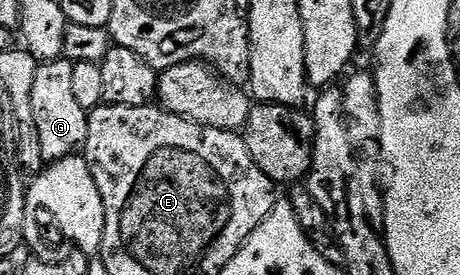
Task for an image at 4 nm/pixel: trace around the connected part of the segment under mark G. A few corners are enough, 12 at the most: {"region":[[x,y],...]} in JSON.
{"region":[[74,65],[36,67],[30,108],[45,163],[83,147],[89,111],[73,93]]}

